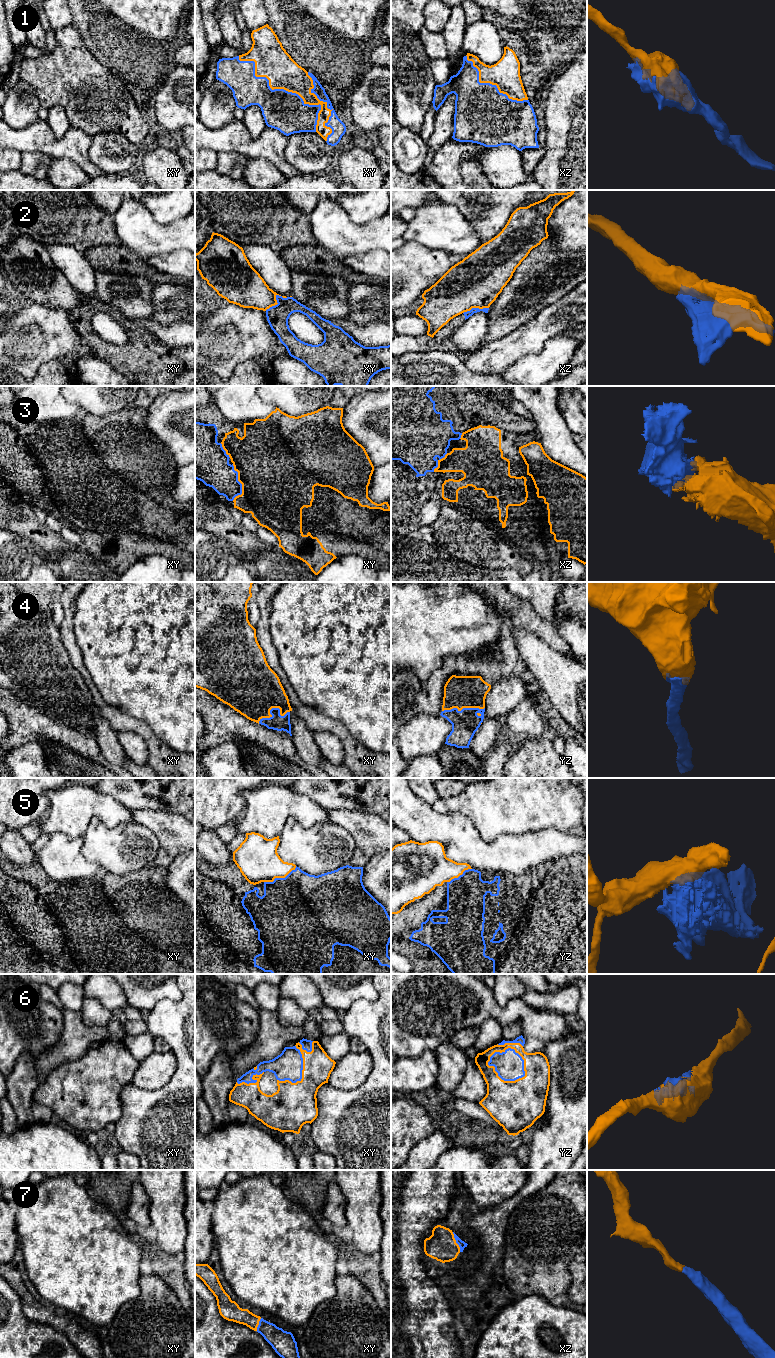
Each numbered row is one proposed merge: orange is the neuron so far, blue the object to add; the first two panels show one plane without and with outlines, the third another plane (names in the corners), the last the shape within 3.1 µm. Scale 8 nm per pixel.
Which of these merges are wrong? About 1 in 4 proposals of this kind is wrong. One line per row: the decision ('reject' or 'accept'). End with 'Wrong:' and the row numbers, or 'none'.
1: accept
2: reject
3: accept
4: accept
5: reject
6: accept
7: accept
Wrong: 2, 5

